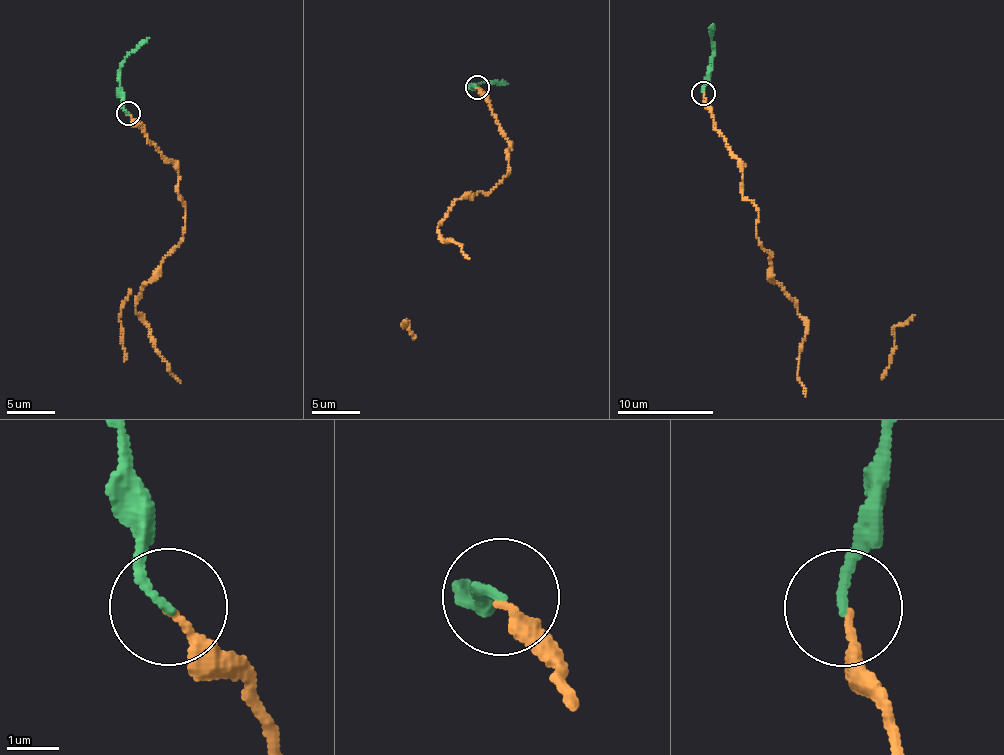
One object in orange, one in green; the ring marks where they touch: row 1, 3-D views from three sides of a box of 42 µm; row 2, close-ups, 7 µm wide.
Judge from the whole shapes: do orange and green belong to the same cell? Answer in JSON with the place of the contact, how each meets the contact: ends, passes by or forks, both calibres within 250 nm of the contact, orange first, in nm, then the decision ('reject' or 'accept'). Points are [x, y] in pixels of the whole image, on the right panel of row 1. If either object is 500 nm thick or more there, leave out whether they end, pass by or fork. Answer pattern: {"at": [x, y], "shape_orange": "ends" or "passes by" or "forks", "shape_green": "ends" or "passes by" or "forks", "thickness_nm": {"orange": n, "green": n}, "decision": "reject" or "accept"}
{"at": [703, 93], "shape_orange": "ends", "shape_green": "ends", "thickness_nm": {"orange": 150, "green": 170}, "decision": "accept"}

